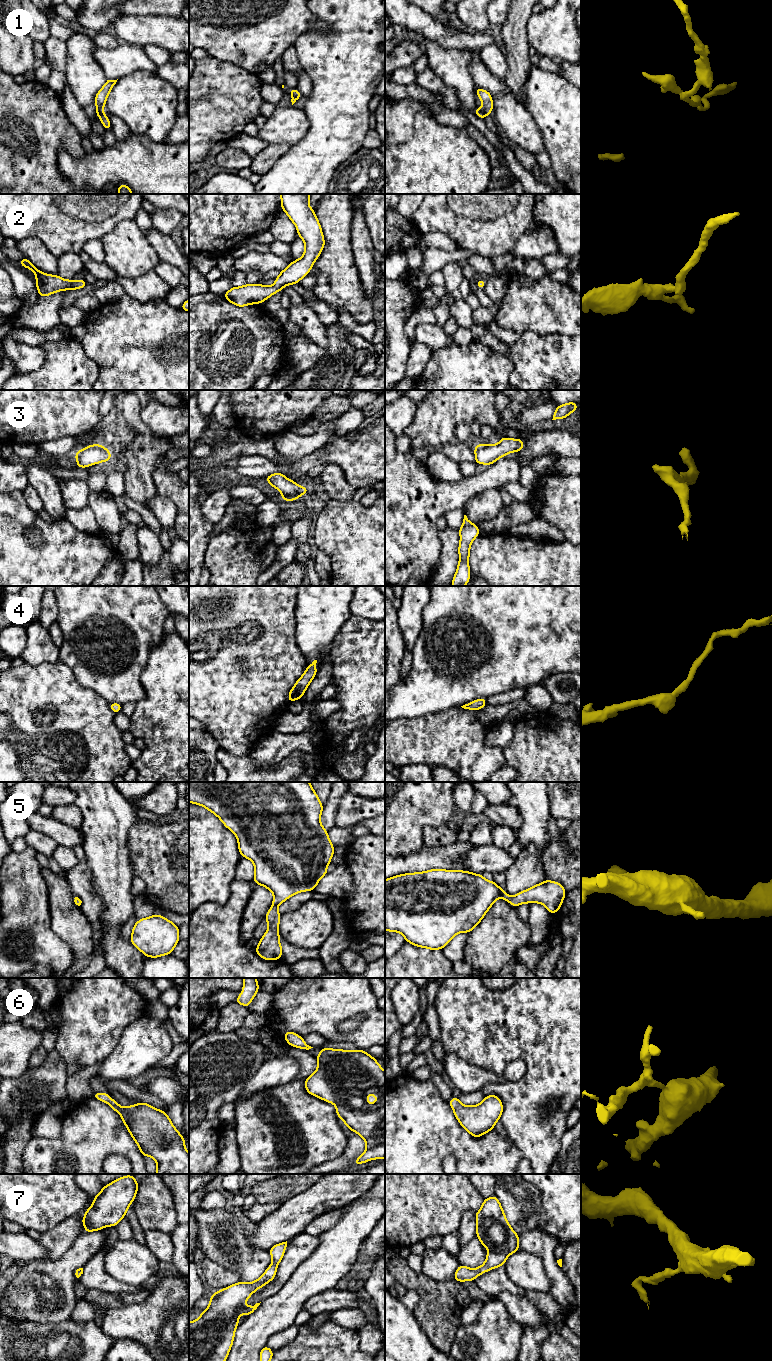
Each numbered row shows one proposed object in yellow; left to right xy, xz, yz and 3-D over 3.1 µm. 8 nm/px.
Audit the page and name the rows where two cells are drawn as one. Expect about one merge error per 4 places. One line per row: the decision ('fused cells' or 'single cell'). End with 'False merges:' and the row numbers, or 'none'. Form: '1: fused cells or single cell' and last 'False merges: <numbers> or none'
1: fused cells
2: single cell
3: single cell
4: single cell
5: single cell
6: single cell
7: single cell
False merges: 1

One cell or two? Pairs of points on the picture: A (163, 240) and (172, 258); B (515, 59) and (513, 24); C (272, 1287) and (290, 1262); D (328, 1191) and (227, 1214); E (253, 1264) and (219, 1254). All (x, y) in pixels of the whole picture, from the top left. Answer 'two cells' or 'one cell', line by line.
A: one cell
B: one cell
C: one cell
D: two cells
E: one cell

